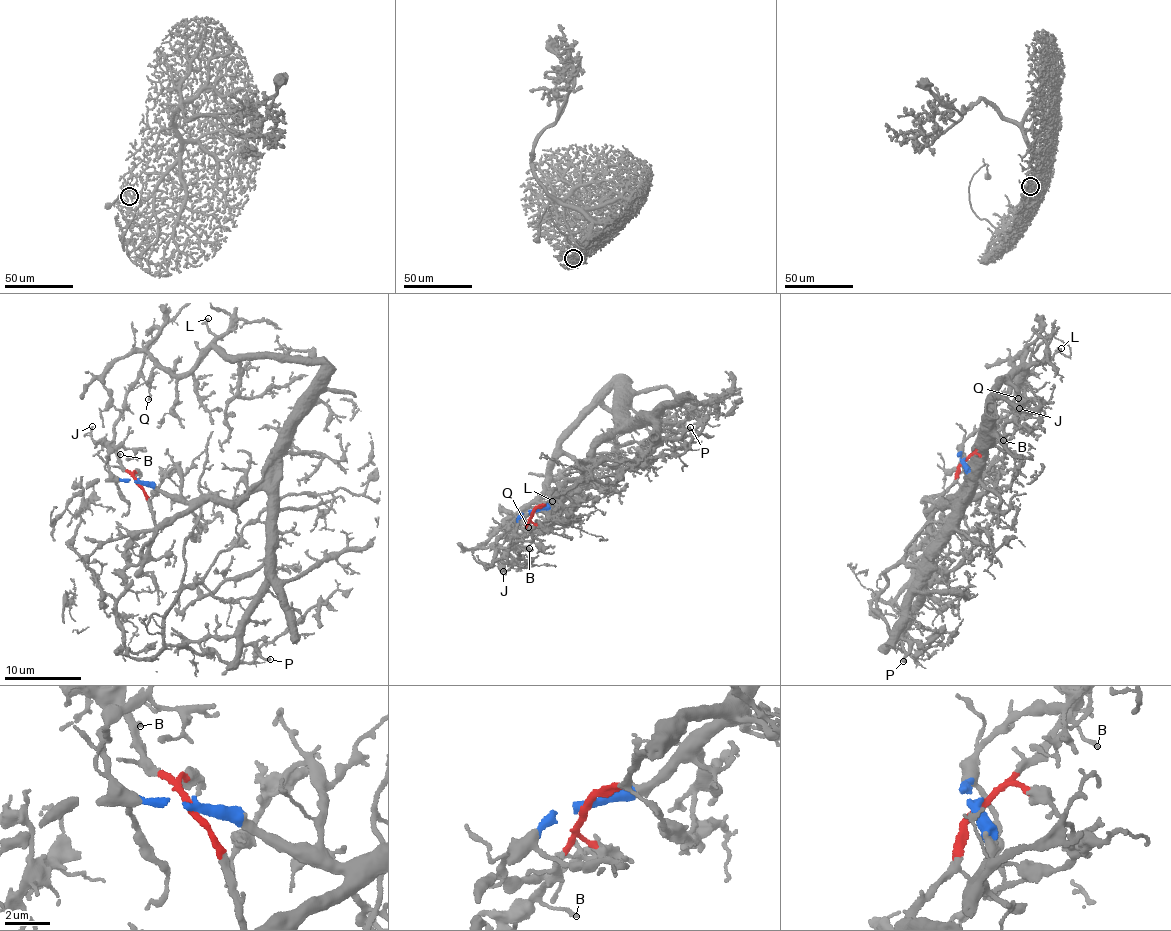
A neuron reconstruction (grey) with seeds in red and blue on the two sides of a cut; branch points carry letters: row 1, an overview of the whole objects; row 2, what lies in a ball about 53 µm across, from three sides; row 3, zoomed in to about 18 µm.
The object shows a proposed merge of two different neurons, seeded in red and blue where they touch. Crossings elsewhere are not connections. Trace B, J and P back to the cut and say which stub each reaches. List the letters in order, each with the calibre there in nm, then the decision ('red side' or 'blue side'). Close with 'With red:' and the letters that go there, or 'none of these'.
B: calibre 150 nm; red side
J: calibre 150 nm; red side
P: calibre 320 nm; blue side
With red: B, J

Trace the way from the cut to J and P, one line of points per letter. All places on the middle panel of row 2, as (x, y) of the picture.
J: (532, 512), (524, 531), (500, 559), (498, 564), (504, 570)
P: (532, 512), (576, 484), (600, 443), (619, 429), (650, 422), (660, 433), (658, 441), (676, 438), (690, 426)

